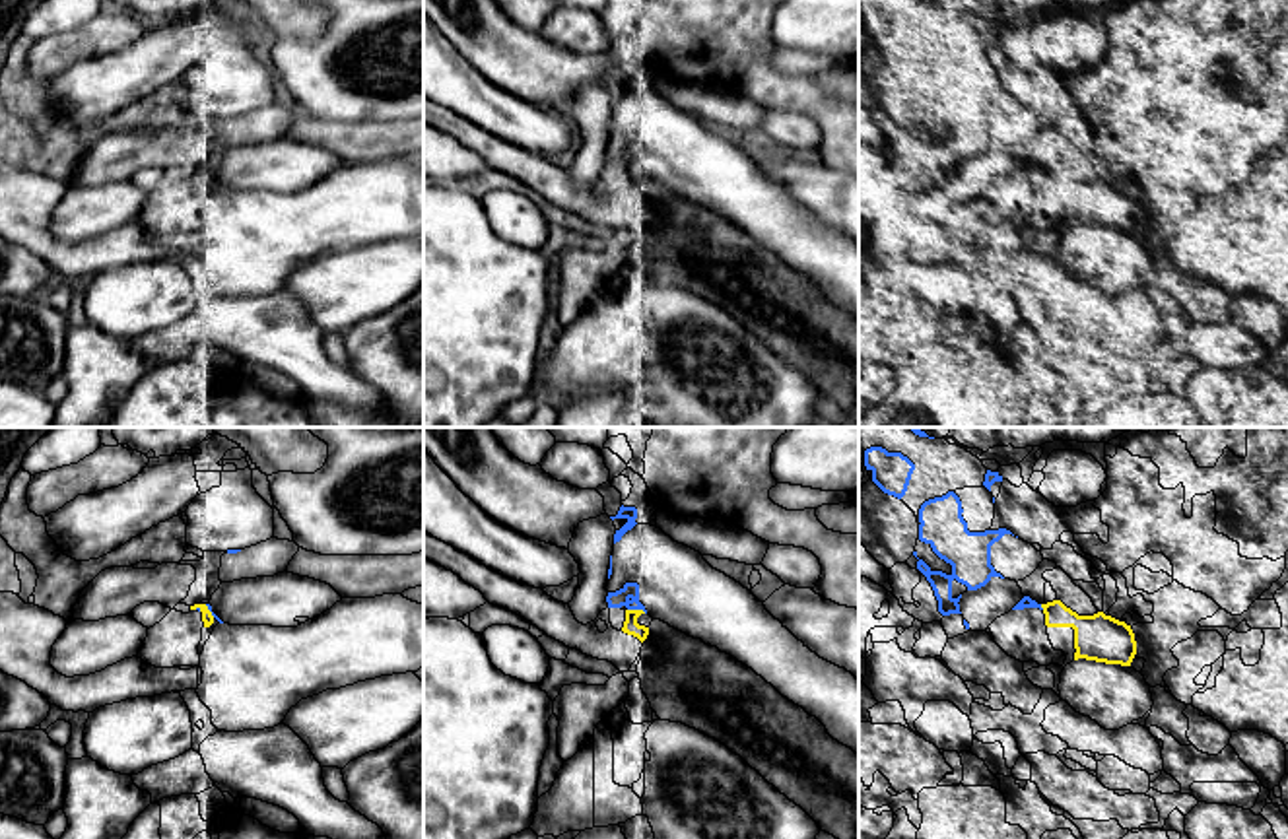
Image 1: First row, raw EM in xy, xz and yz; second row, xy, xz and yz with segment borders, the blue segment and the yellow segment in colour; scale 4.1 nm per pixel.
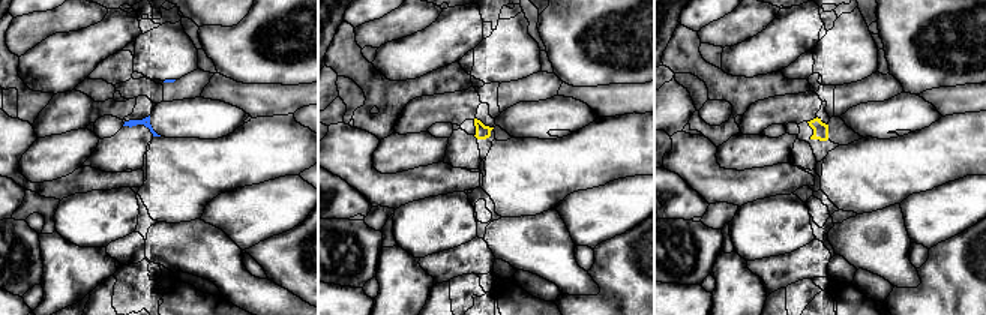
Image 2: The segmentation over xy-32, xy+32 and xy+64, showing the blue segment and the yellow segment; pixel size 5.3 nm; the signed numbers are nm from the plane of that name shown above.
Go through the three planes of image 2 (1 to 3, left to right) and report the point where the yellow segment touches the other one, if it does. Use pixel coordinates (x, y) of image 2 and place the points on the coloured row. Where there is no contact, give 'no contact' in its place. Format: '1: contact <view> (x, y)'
1: no contact
2: no contact
3: no contact

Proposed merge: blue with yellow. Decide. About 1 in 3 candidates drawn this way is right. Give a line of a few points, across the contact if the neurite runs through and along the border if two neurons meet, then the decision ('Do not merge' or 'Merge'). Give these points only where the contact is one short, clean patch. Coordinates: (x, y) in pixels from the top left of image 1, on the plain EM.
Do not merge

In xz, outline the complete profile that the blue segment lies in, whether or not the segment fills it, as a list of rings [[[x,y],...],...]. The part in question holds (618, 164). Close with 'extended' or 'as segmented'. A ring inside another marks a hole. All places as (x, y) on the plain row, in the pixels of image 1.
[[[626,148],[620,155],[608,157],[606,161],[608,173],[622,173],[627,175],[645,175],[645,171],[639,167],[639,150],[637,148]]] | as segmented

